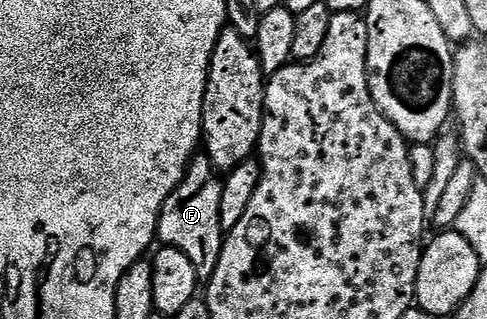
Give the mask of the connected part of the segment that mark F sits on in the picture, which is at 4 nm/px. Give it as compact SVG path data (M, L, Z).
M195 156L186 169L184 179L180 179L172 195L168 195L158 220L157 240L162 241L161 244L165 248L184 251L192 267L196 267L196 275L202 283L212 279L216 263L220 263L220 251L224 240L224 230L220 223L222 182L219 170L214 168L209 157Z

